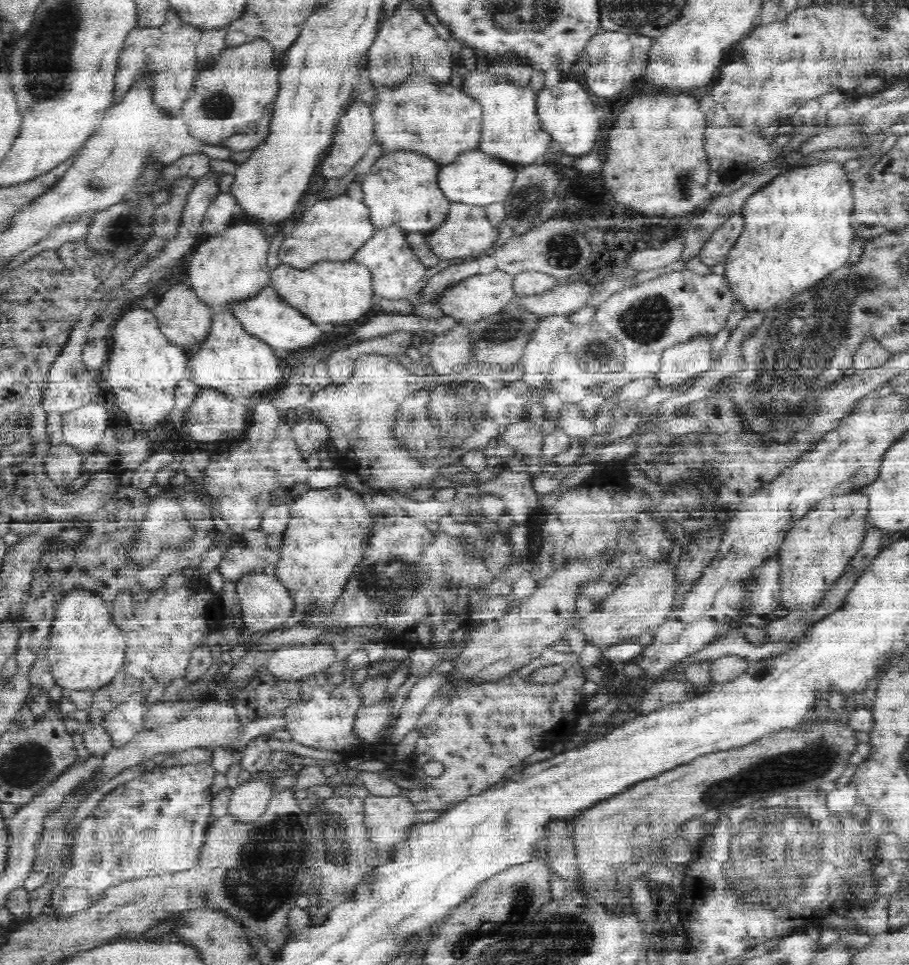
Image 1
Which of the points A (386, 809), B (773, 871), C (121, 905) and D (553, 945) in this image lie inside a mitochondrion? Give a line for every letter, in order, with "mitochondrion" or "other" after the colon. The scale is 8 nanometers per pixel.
A: other
B: mitochondrion
C: other
D: mitochondrion

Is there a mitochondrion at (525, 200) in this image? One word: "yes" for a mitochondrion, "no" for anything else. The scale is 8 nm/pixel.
yes

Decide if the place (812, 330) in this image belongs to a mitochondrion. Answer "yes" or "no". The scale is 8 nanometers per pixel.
yes

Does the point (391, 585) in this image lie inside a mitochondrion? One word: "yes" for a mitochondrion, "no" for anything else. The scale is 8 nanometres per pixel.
yes

